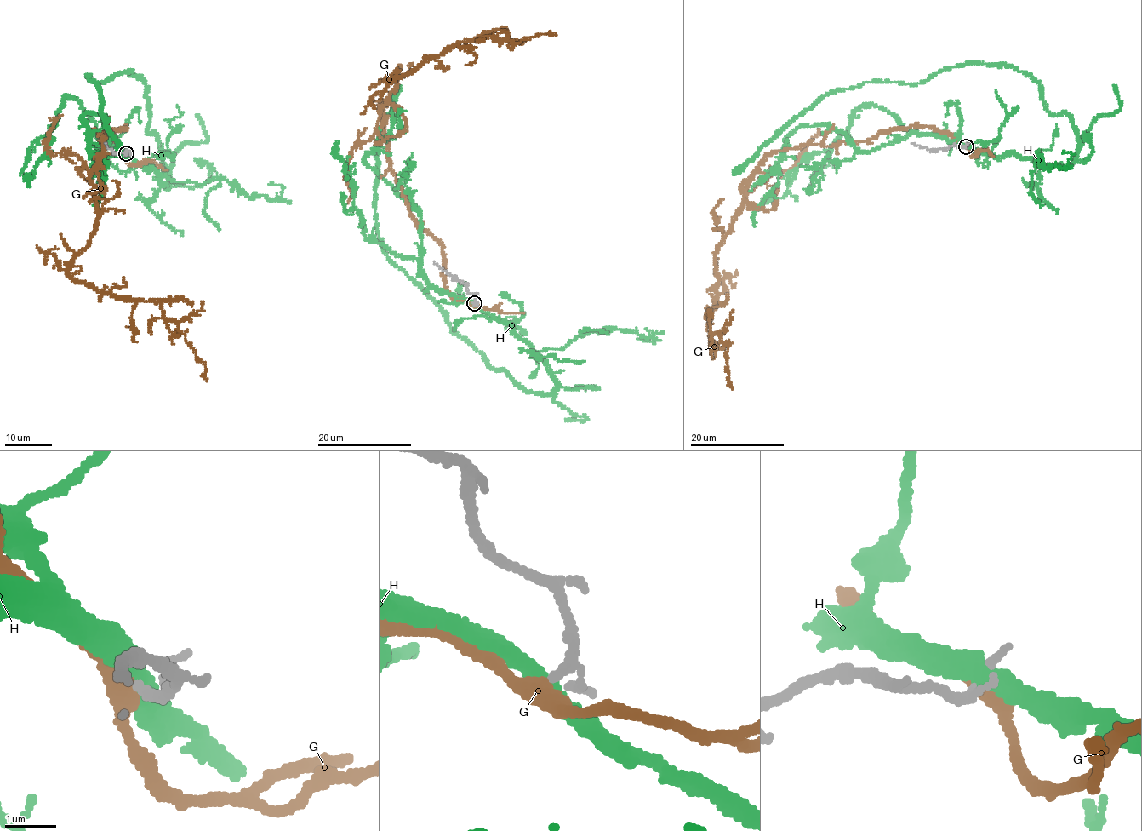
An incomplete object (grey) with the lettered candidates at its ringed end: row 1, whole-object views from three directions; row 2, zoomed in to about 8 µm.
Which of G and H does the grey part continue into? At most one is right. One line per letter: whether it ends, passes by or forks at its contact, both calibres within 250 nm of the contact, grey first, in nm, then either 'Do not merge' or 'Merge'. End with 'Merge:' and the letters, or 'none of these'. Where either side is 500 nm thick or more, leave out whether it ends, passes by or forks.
G: It passes by. Thickness 150 nm (grey) against 360 nm. Merge
H: It passes by. Thickness 160 nm (grey) against 360 nm. Do not merge
Merge: G

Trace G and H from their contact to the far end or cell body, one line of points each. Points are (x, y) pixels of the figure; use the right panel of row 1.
G: (967, 146), (910, 125), (771, 153), (716, 253), (716, 304), (706, 318), (728, 345), (733, 388)
H: (966, 146), (1068, 166), (1079, 137), (1040, 83), (963, 63), (922, 82), (830, 89), (732, 174)

